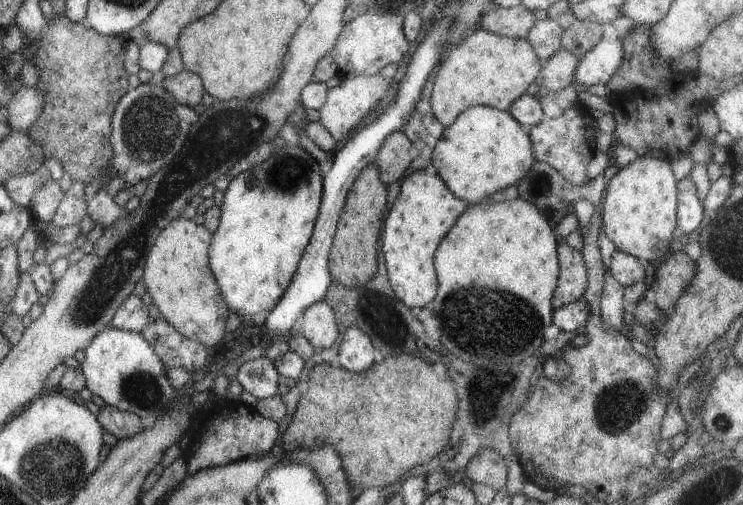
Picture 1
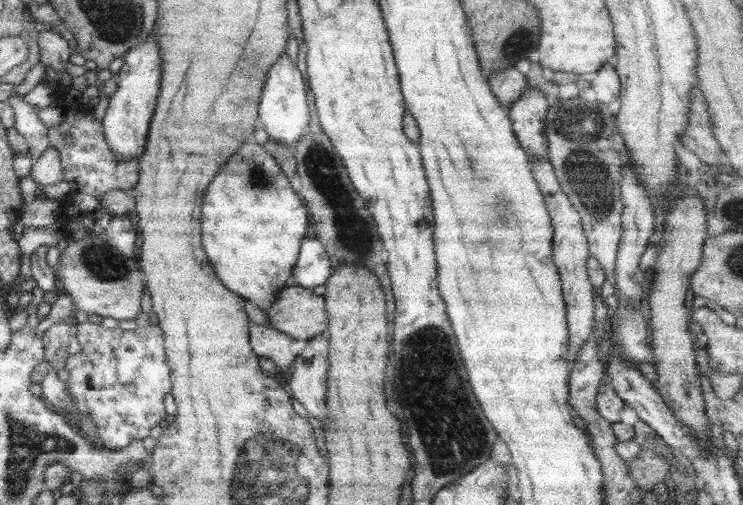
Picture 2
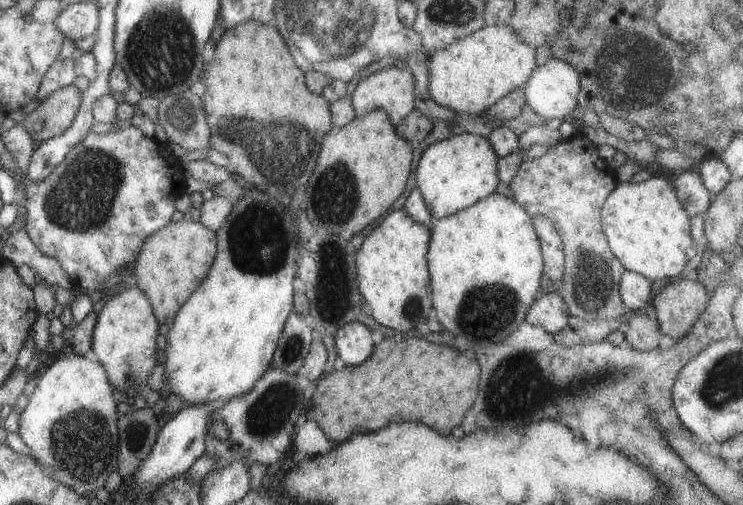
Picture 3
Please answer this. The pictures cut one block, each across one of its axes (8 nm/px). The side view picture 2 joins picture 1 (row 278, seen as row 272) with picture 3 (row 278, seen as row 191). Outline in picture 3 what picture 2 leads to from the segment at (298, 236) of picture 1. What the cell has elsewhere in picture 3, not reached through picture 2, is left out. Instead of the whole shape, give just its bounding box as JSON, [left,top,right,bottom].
[164,186,302,410]

